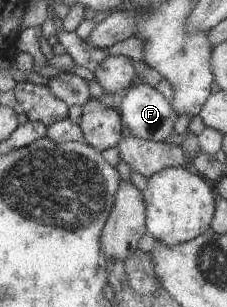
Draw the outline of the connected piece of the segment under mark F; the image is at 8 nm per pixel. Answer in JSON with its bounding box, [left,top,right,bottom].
[117,81,178,142]

